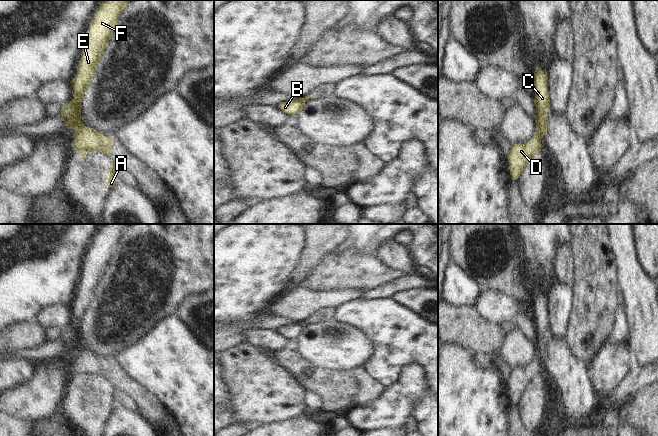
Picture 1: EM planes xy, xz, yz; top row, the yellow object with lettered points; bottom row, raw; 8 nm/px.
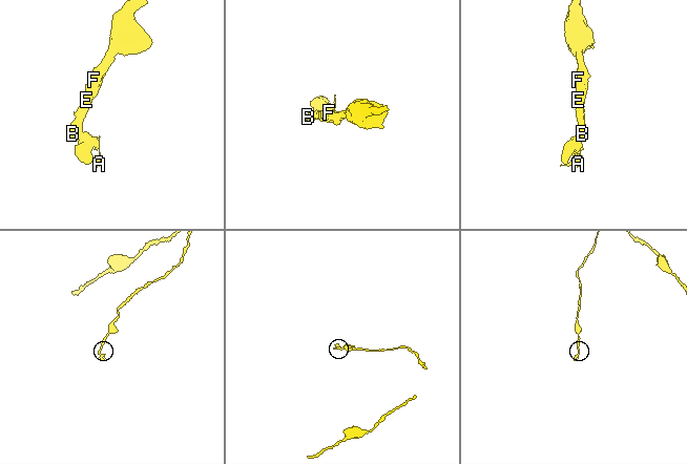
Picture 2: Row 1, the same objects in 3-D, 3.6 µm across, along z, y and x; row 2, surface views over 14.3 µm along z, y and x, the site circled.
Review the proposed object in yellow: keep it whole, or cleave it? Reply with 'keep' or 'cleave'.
cleave

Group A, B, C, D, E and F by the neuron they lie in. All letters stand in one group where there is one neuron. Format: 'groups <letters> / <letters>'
groups A D / B C E F

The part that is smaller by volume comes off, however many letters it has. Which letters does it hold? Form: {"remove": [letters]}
{"remove": ["A", "D"]}

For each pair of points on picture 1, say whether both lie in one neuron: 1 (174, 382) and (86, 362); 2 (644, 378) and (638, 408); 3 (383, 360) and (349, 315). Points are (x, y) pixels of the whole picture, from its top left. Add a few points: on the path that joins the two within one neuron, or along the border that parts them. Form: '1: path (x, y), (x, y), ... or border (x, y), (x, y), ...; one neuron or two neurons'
1: border (115, 358), (118, 364), (143, 386); two neurons
2: border (639, 390), (629, 399); two neurons
3: path (383, 346), (383, 339), (363, 319); one neuron

